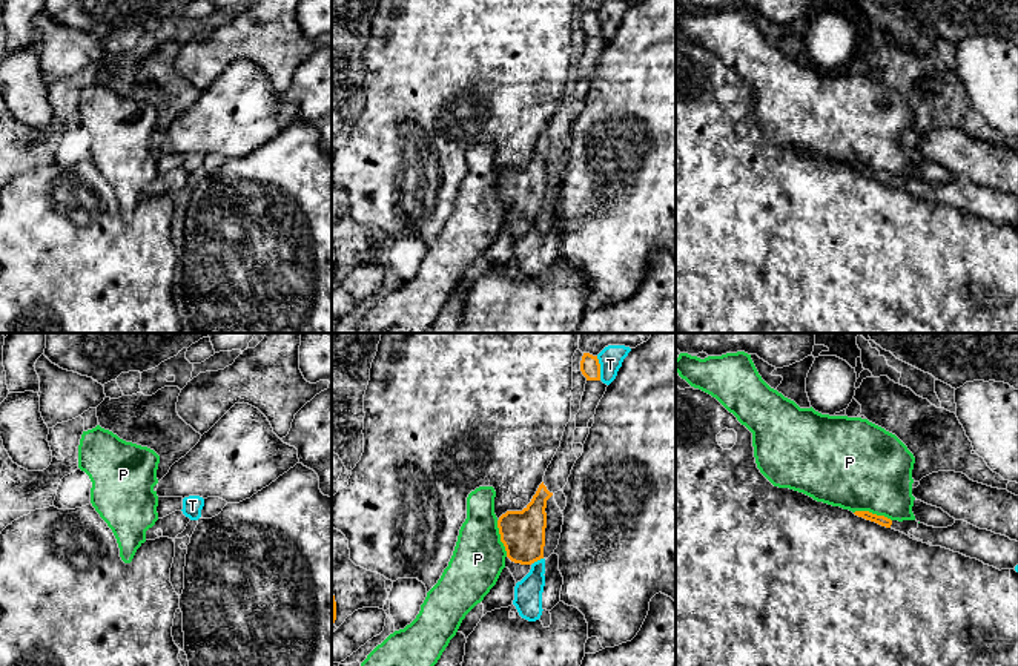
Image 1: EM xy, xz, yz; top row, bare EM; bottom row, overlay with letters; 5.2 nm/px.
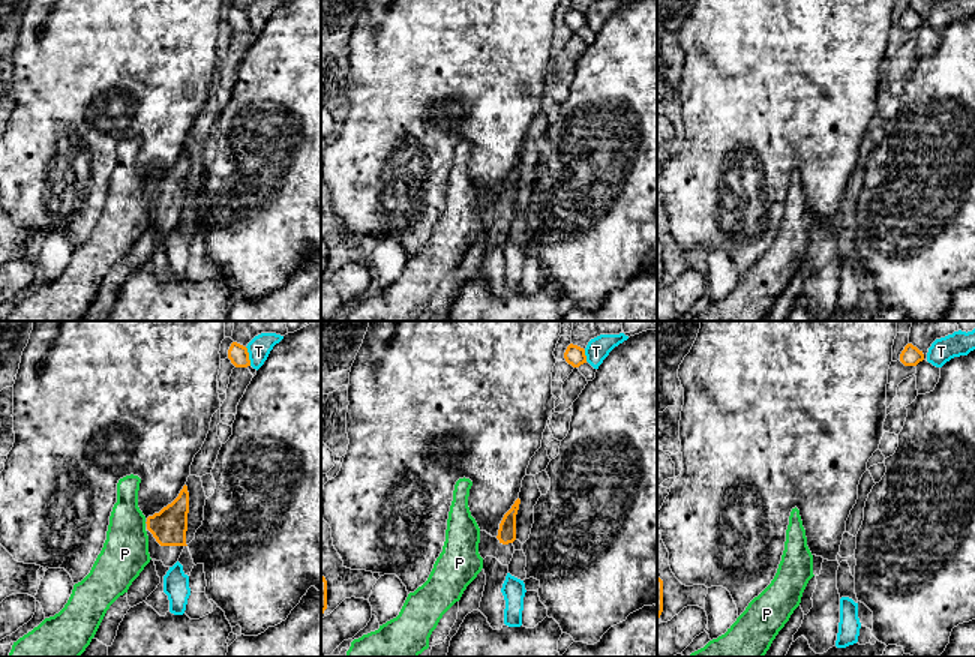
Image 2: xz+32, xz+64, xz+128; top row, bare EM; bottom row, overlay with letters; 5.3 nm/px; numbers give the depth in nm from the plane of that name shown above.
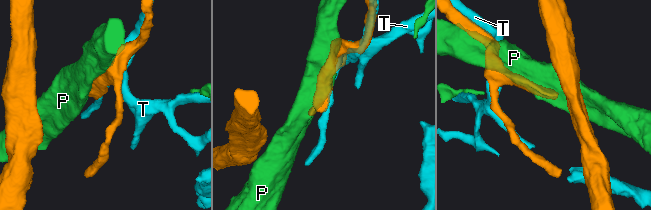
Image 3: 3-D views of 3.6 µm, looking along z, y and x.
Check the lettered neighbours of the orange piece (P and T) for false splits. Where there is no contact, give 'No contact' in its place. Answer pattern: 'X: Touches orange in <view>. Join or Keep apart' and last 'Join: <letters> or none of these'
P: Touches orange in yz. Keep apart
T: Touches orange in xz. Keep apart
Join: none of these

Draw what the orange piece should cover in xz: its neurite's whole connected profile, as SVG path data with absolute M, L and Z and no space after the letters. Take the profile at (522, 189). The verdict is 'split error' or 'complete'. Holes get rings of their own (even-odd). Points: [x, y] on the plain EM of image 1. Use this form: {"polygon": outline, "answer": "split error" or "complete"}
{"polygon": "M539 141L531 158L522 167L507 167L497 176L501 198L505 203L505 224L510 226L516 239L531 226L531 221L544 215L547 157L553 152Z", "answer": "split error"}

